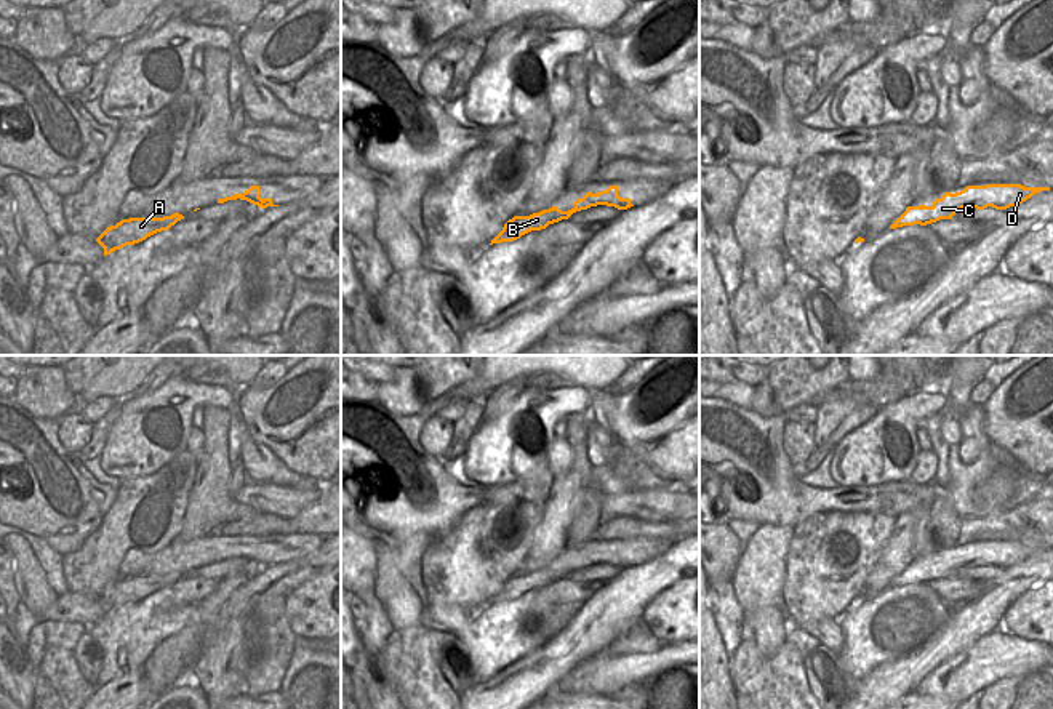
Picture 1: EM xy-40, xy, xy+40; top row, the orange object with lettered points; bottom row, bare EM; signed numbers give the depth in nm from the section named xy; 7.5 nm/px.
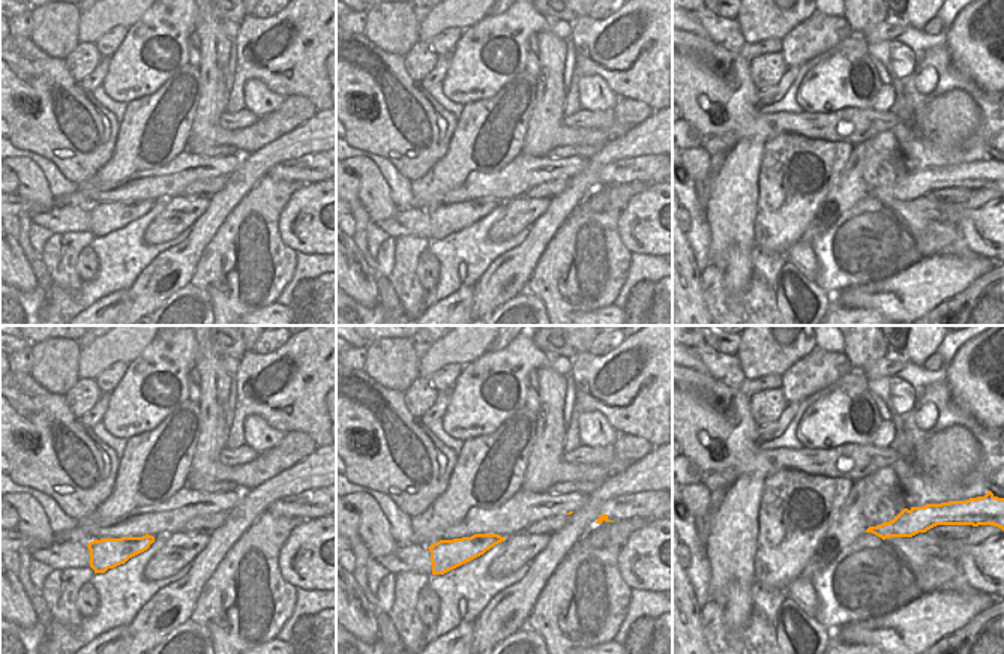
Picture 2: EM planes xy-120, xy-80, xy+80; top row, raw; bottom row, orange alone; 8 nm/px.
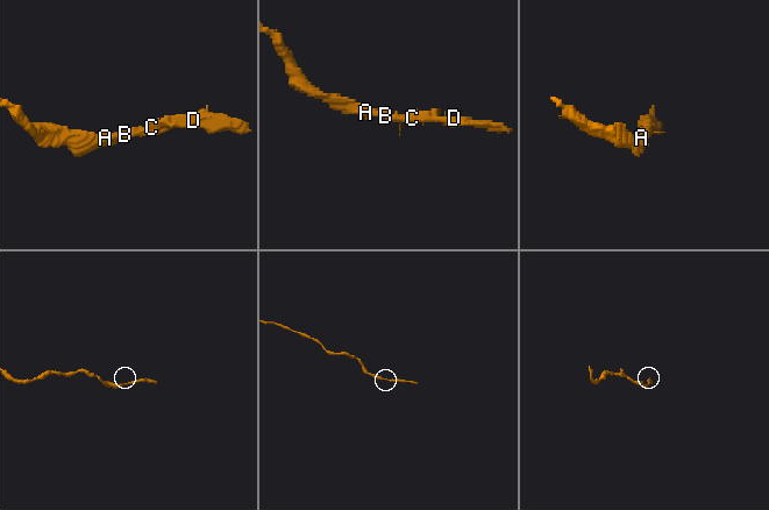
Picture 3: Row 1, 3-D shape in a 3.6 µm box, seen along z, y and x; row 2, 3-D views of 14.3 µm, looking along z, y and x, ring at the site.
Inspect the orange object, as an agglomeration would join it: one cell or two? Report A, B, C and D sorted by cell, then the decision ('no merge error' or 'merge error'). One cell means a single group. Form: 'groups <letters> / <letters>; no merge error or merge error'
groups A B C D; no merge error

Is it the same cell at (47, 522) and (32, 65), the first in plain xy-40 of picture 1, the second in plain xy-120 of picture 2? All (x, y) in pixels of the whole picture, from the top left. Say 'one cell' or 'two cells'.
one cell

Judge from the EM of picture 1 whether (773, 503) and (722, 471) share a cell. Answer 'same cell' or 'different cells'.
same cell

